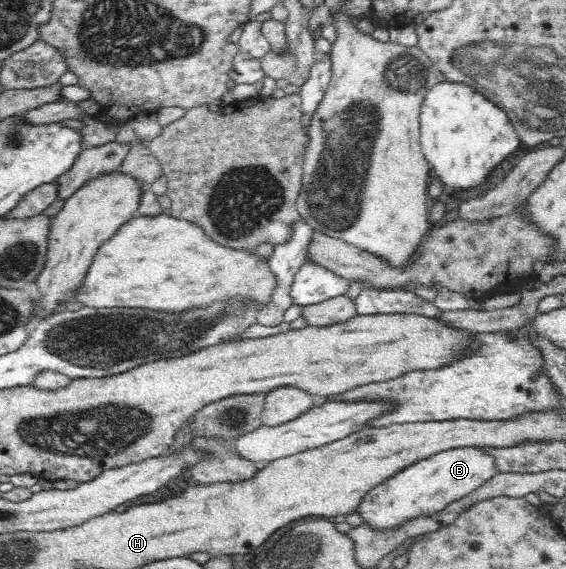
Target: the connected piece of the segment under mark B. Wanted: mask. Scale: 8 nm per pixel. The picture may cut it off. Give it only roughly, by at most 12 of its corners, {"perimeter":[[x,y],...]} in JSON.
{"perimeter":[[483,448],[441,451],[372,487],[362,523],[387,532],[496,475]]}

